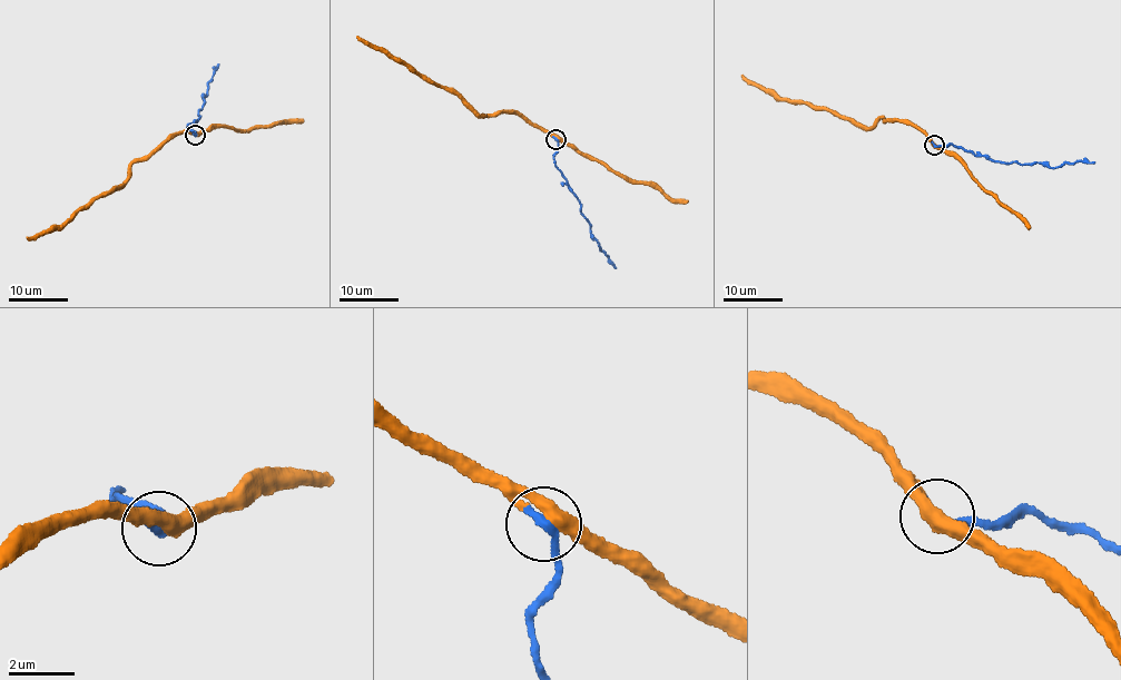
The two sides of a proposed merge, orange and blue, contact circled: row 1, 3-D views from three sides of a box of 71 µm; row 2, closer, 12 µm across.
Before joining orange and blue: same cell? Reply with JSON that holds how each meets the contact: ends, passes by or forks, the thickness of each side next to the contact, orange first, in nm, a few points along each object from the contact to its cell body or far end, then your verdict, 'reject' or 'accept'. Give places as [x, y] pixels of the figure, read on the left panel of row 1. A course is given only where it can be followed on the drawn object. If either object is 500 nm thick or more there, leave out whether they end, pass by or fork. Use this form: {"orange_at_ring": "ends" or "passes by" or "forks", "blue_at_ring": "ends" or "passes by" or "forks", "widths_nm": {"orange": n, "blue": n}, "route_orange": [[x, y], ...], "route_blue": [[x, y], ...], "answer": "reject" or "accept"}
{"orange_at_ring": "passes by", "blue_at_ring": "ends", "widths_nm": {"orange": 400, "blue": 320}, "route_orange": [[195, 135], [177, 132], [164, 140], [134, 160], [115, 190], [65, 223], [27, 237]], "route_blue": [[195, 135], [186, 127], [193, 126], [193, 121], [199, 117], [204, 101], [202, 96], [207, 95], [218, 63]], "answer": "accept"}

